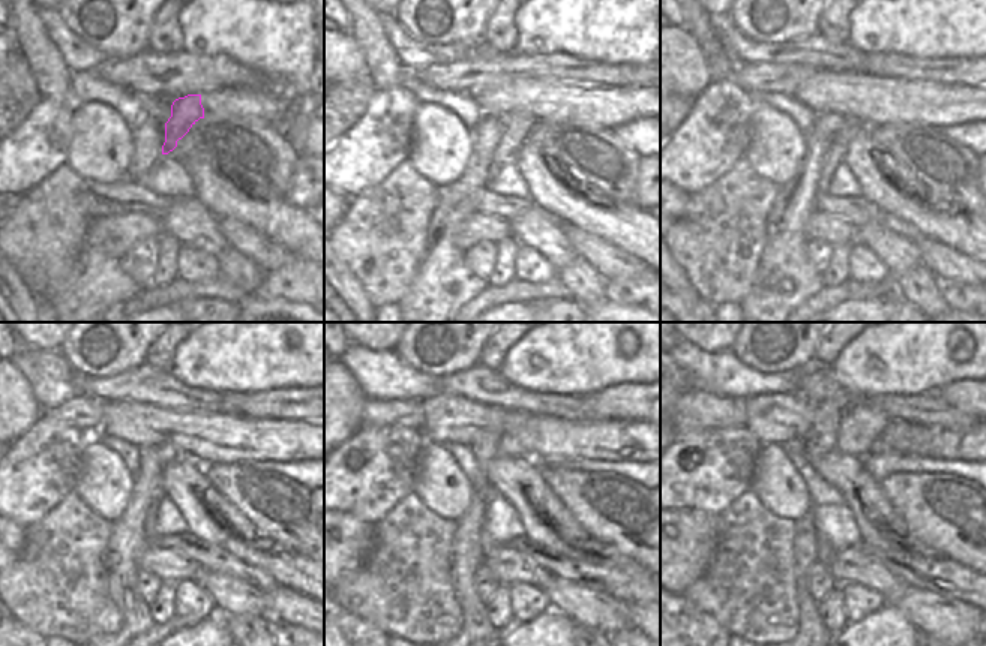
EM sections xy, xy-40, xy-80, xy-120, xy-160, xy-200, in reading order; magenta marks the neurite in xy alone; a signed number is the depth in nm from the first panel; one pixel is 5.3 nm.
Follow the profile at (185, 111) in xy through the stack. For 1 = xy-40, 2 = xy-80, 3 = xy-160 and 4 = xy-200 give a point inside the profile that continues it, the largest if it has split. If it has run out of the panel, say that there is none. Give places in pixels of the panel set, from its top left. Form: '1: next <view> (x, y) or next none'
1: next xy-40 (517, 125)
2: next xy-80 (839, 141)
3: next xy-160 (486, 546)
4: next xy-200 (824, 553)

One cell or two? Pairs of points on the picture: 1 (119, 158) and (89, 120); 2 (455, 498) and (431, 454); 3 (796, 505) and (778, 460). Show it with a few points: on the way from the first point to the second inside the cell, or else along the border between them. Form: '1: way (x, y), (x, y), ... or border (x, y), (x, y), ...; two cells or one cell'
1: way (116, 149), (98, 129); one cell
2: way (444, 487), (440, 483), (437, 465); one cell
3: way (785, 495), (778, 486), (778, 471); one cell

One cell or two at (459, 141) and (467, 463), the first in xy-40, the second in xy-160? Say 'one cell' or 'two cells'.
two cells

